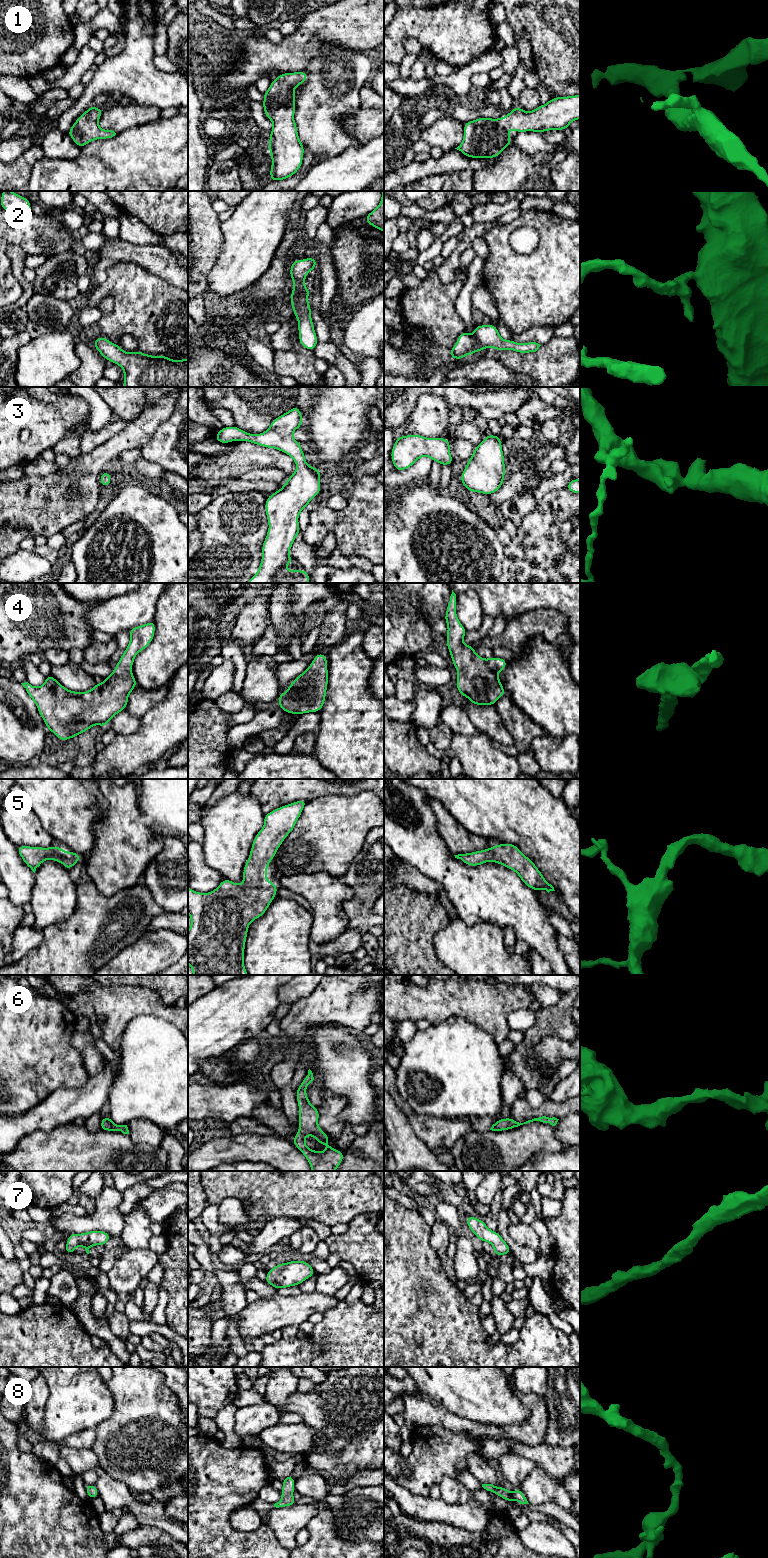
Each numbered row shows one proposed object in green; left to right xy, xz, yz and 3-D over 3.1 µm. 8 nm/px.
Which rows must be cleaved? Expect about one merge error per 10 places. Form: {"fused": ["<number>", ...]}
{"fused": []}

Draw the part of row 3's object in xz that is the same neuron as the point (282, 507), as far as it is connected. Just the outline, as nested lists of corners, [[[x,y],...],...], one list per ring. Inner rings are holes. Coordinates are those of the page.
[[[298,406],[291,408],[283,415],[275,418],[270,427],[261,434],[250,434],[236,426],[223,427],[216,433],[216,441],[227,444],[232,441],[248,441],[265,448],[275,448],[289,455],[296,463],[295,472],[289,476],[279,491],[272,493],[265,502],[265,511],[269,524],[266,539],[262,545],[262,558],[259,569],[247,583],[309,583],[310,575],[306,570],[284,570],[283,568],[293,562],[288,555],[295,538],[300,533],[298,517],[300,512],[321,491],[320,474],[318,468],[309,466],[305,461],[305,453],[301,450],[301,443],[296,441],[292,434],[303,425],[302,413]]]

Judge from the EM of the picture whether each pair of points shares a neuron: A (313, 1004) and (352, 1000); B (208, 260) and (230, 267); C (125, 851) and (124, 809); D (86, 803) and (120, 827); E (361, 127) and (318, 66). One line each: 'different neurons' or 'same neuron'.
A: same neuron
B: different neurons
C: same neuron
D: different neurons
E: different neurons

